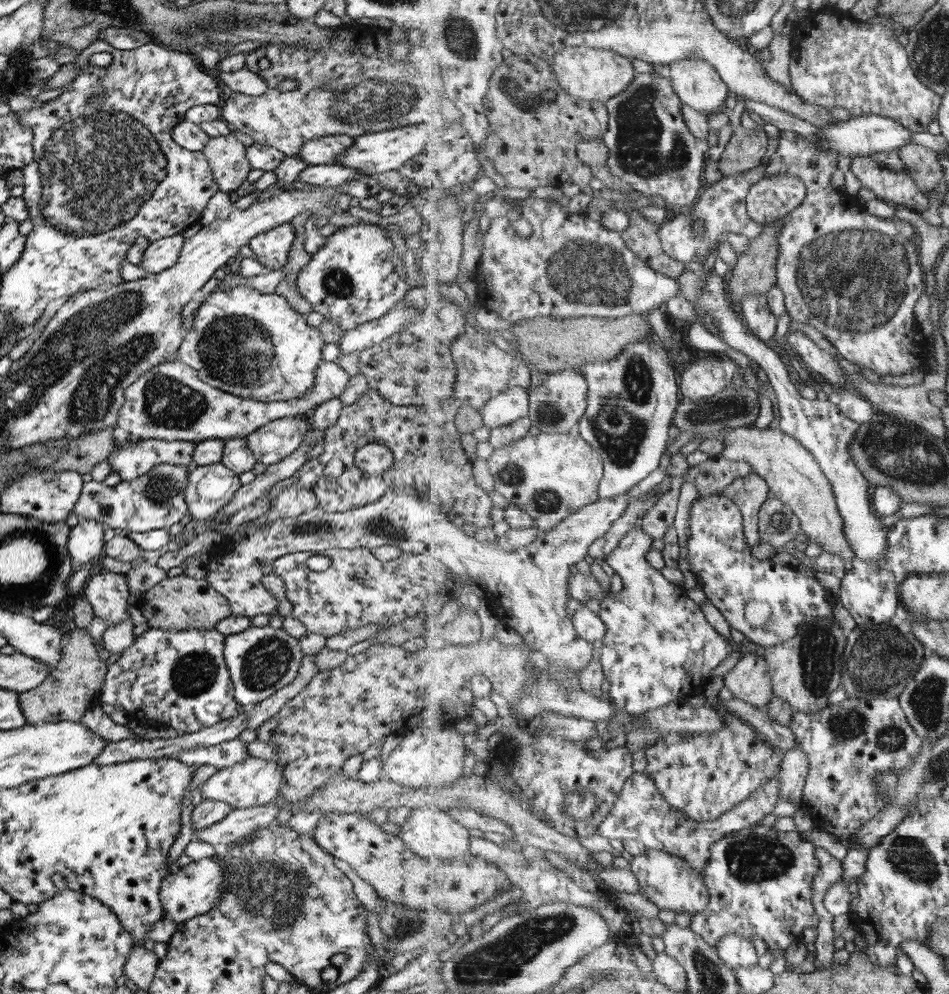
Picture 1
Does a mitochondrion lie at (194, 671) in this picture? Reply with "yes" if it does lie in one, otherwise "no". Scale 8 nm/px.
yes

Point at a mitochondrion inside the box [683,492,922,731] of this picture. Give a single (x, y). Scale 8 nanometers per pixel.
(880, 659)

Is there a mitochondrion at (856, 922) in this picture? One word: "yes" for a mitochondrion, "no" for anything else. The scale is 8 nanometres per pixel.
no

